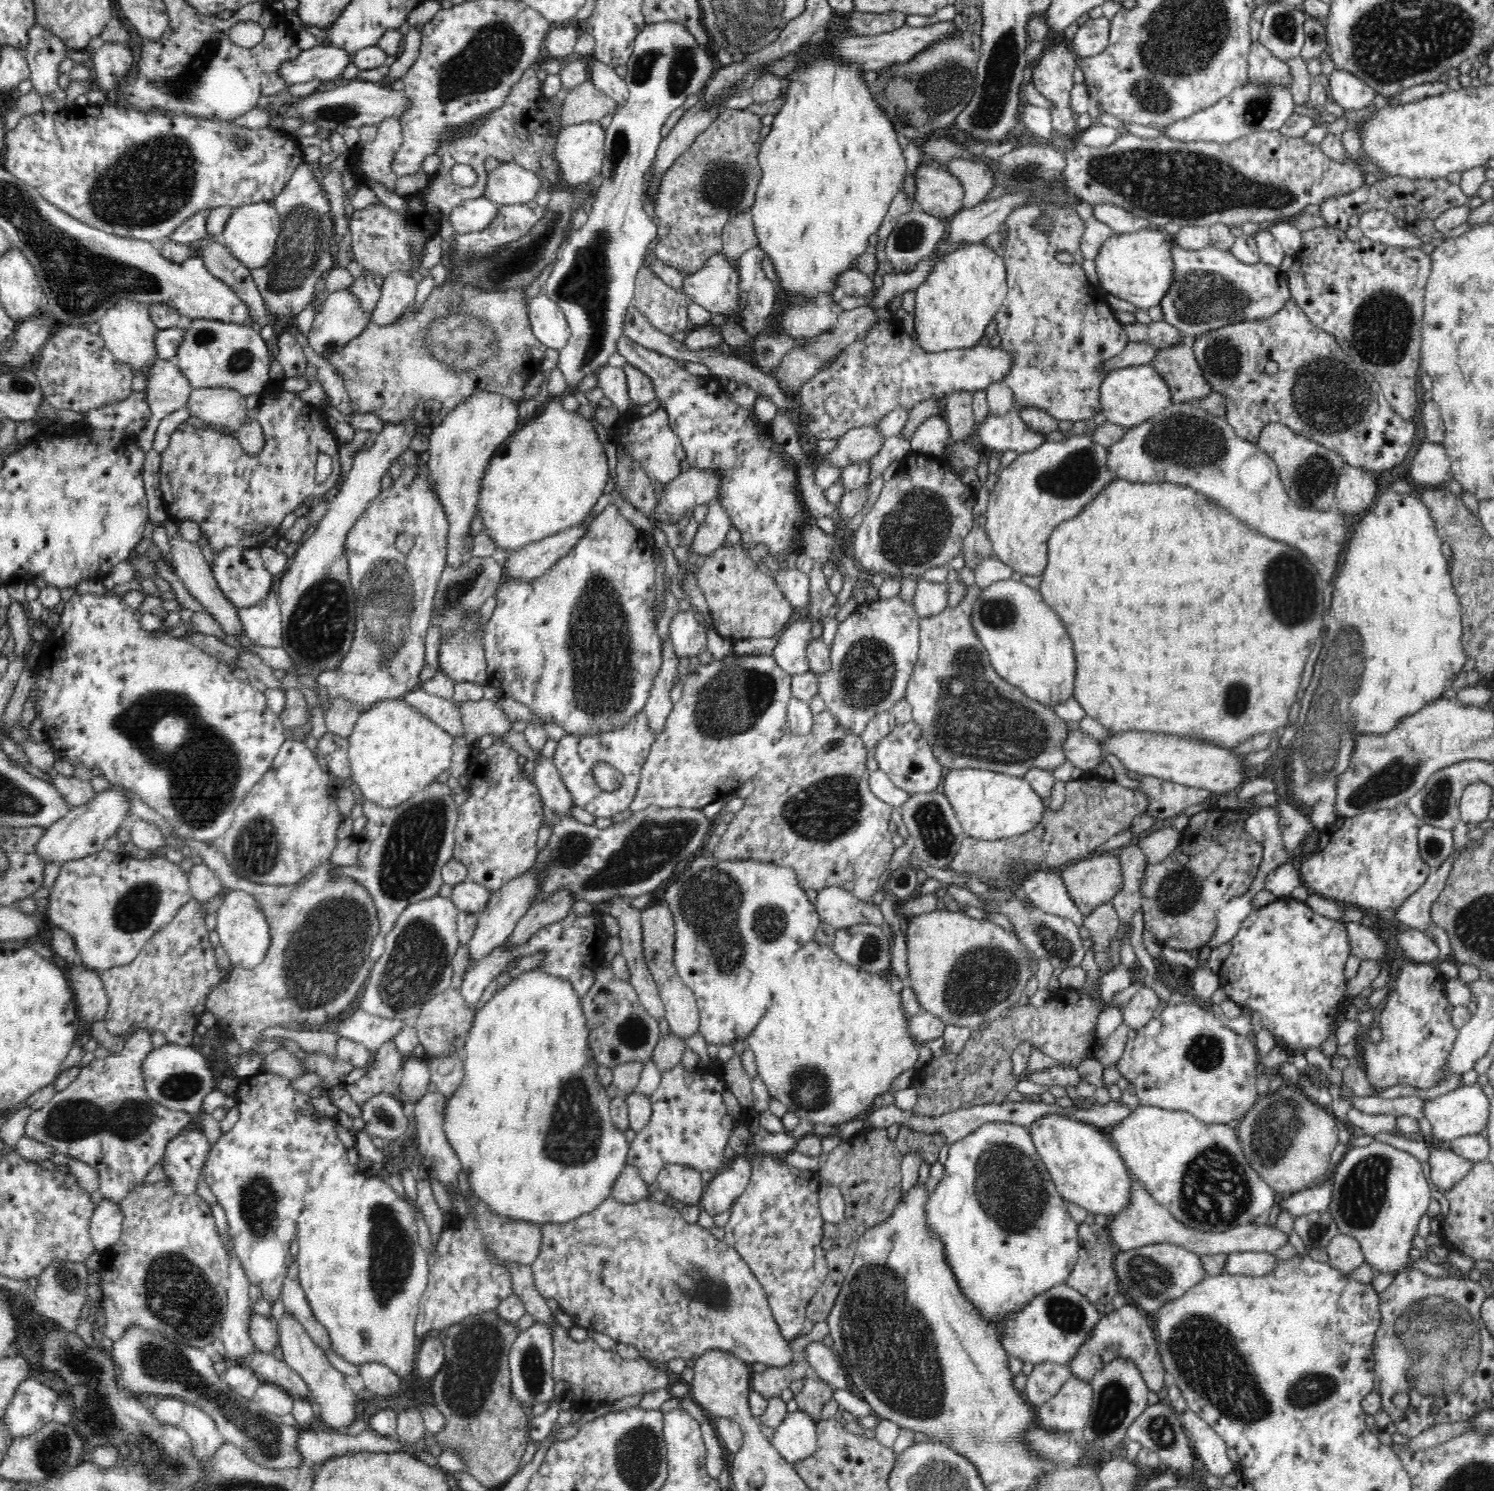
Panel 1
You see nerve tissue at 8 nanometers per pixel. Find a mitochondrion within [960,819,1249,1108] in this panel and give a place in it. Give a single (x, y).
(1178, 891)

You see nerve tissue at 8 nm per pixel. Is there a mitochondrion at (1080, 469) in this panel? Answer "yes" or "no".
yes

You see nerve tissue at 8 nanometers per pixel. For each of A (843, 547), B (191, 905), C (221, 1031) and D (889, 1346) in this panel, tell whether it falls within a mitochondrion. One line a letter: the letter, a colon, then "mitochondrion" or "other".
A: other
B: other
C: other
D: mitochondrion

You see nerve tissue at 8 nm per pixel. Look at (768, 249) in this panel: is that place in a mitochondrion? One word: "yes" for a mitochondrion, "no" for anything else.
no

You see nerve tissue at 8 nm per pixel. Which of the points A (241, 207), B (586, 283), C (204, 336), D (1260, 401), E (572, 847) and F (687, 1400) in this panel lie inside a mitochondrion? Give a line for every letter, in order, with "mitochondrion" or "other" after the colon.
A: other
B: mitochondrion
C: mitochondrion
D: other
E: mitochondrion
F: other

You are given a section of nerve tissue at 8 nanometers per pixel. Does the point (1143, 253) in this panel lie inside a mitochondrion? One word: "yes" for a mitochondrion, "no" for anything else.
no

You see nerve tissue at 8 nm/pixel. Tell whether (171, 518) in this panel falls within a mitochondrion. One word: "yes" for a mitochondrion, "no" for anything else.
no

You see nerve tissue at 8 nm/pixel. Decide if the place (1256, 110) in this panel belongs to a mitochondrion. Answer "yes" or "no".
yes

